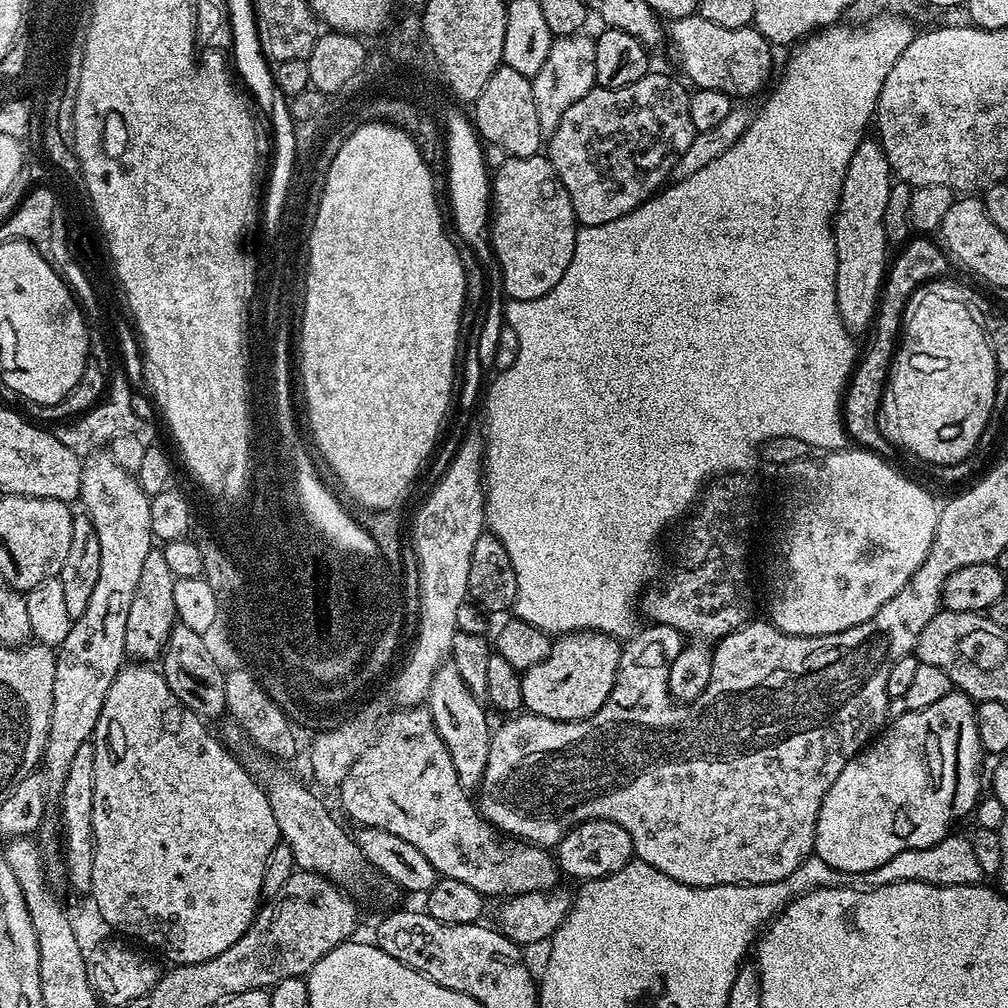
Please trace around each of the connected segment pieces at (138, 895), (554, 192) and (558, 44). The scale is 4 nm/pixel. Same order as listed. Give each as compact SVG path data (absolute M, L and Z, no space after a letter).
M128 662L120 669L120 673L114 678L114 682L110 682L110 690L106 693L106 702L102 702L102 714L98 714L98 722L92 731L91 746L94 750L94 810L92 811L92 841L94 841L94 874L92 875L91 898L98 902L98 907L102 912L102 917L108 923L109 929L113 933L121 932L121 937L130 938L133 936L136 940L141 940L144 944L149 944L152 948L157 948L166 959L172 960L173 965L177 964L197 964L198 962L206 962L210 958L218 958L218 954L222 954L222 950L230 950L230 946L234 946L234 942L238 942L238 938L242 938L242 934L246 934L246 930L251 926L252 920L262 907L262 874L266 870L266 858L270 854L270 850L274 850L276 844L281 843L280 827L278 822L274 822L274 810L270 810L270 802L266 798L264 789L260 783L256 781L255 775L219 739L216 740L208 733L209 725L196 716L187 704L178 702L178 698L174 698L174 690L170 690L170 686L166 686L163 671L156 672L144 662Z
M544 154L530 158L509 158L502 167L495 169L491 186L490 243L494 260L500 263L500 280L504 283L503 295L508 300L542 298L542 294L558 286L558 278L566 274L566 266L570 266L570 258L574 258L578 225L570 194L566 194L566 186L562 186L554 166Z
M588 34L574 36L557 36L550 46L550 54L546 54L546 62L542 62L542 70L531 77L532 89L534 90L534 107L538 110L538 126L541 133L551 134L558 130L558 122L562 122L562 114L582 94L597 87L596 75L594 74L594 46L595 39Z

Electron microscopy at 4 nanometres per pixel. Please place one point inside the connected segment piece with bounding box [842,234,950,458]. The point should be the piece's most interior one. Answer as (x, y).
(920, 261)

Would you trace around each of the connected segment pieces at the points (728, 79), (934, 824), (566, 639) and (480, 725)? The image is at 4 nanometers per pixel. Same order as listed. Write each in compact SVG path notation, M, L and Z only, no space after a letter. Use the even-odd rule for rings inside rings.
M693 14L671 21L666 36L670 44L672 40L681 70L693 80L696 88L722 90L722 94L733 98L752 96L762 91L764 83L772 76L773 45L754 26L727 28Z
M953 690L950 694L946 694L946 698L934 702L934 706L926 706L926 710L914 710L902 714L897 720L891 721L865 747L863 752L858 753L850 762L846 762L842 774L838 774L838 778L834 778L834 786L830 786L830 790L826 790L826 794L822 798L822 806L818 810L818 822L814 834L814 855L822 858L822 862L826 862L826 866L839 872L863 874L872 872L878 866L890 862L890 858L894 858L894 854L898 854L902 850L925 848L942 842L955 829L952 827L955 826L956 820L962 819L975 806L976 799L980 796L980 756L982 757L982 749L976 726L976 704L972 697L967 696L964 692Z
M569 632L555 641L550 654L522 673L522 702L533 716L574 722L590 718L610 698L620 665L621 641L604 632Z
M445 662L437 670L434 682L430 682L426 707L442 742L446 742L446 750L450 750L450 762L454 762L454 770L458 770L458 782L465 790L479 789L484 779L486 758L490 758L494 728L493 725L488 725L488 716L484 713L485 705L468 689L466 682L462 682L458 666Z

